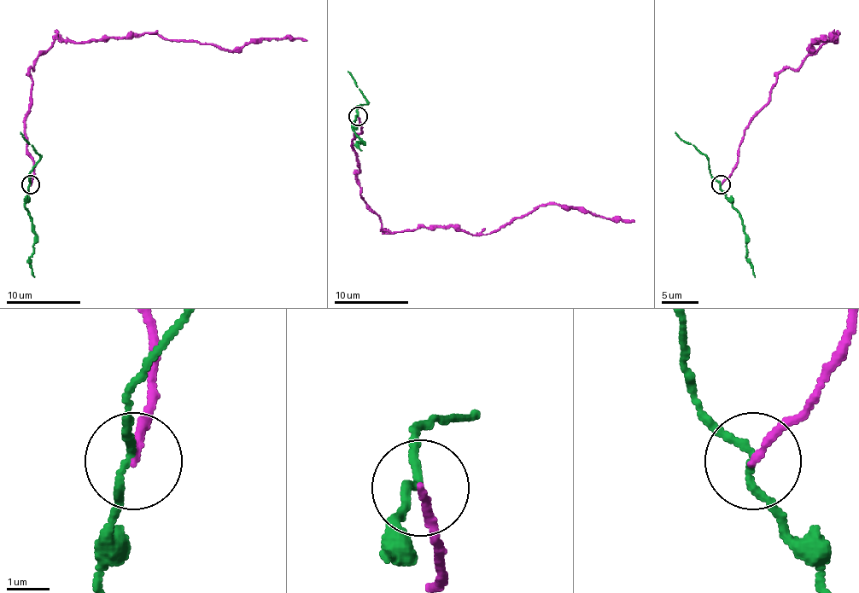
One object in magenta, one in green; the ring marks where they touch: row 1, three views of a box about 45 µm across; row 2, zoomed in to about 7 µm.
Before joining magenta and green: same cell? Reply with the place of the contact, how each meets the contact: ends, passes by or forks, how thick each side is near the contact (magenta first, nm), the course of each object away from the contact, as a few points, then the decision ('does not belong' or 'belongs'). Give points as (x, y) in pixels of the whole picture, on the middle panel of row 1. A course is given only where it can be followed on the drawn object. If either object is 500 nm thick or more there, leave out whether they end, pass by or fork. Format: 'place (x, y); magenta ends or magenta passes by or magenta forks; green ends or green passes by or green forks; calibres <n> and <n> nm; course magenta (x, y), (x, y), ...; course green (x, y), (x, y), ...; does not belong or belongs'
place (358, 116); magenta ends; green passes by; calibres 160 and 150 nm; course magenta (358, 116), (361, 132), (352, 143), (361, 199), (393, 232), (459, 227), (485, 234), (553, 205), (634, 221); course green (358, 116), (352, 129), (363, 142), (358, 143), (361, 151); does not belong

